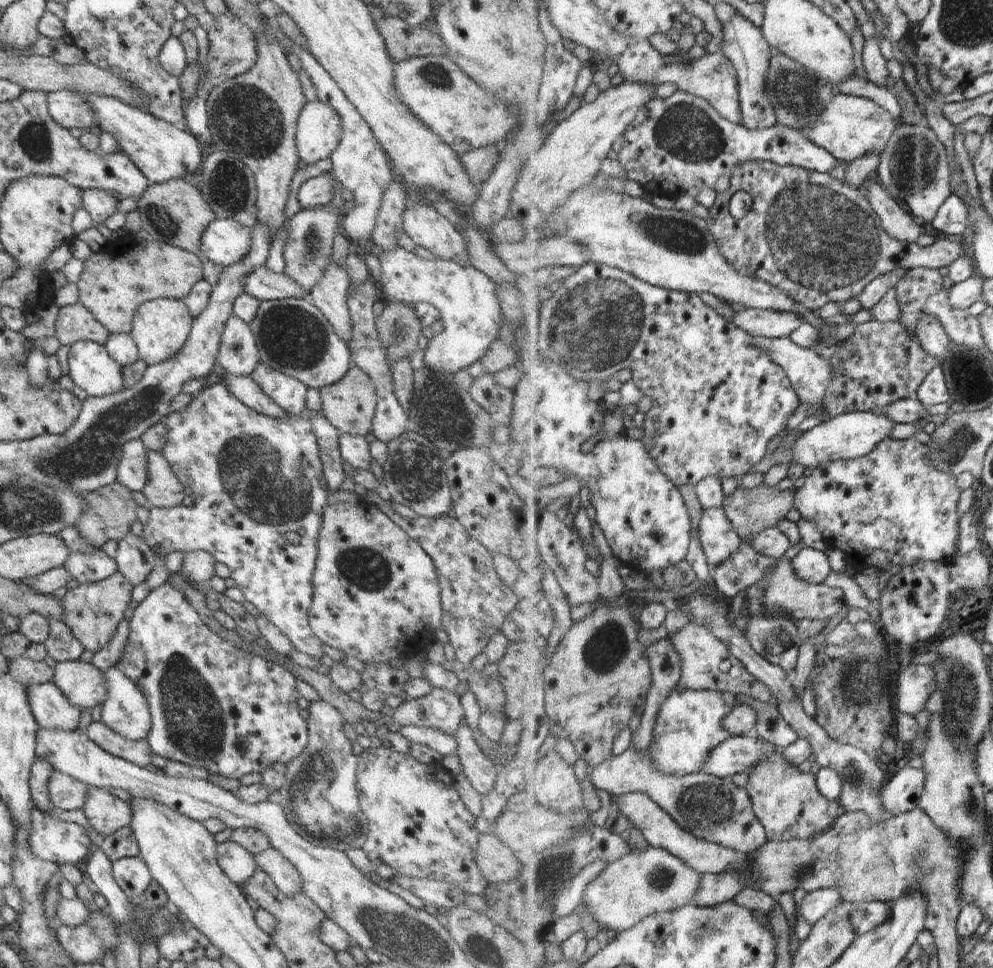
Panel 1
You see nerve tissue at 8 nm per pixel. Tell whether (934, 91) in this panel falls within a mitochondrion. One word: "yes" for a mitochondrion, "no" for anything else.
no

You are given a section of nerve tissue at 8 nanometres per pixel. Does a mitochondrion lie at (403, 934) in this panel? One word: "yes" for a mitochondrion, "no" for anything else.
yes

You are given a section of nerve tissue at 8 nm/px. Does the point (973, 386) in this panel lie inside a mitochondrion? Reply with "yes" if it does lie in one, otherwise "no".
yes

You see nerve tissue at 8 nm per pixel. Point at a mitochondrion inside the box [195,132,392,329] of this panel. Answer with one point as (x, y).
(228, 186)

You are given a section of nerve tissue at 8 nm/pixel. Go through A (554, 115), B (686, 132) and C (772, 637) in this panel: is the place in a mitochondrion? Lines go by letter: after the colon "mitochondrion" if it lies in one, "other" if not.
A: other
B: mitochondrion
C: mitochondrion

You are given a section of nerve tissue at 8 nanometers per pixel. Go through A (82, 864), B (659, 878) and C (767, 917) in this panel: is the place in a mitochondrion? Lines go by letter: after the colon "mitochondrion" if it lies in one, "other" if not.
A: other
B: mitochondrion
C: other

